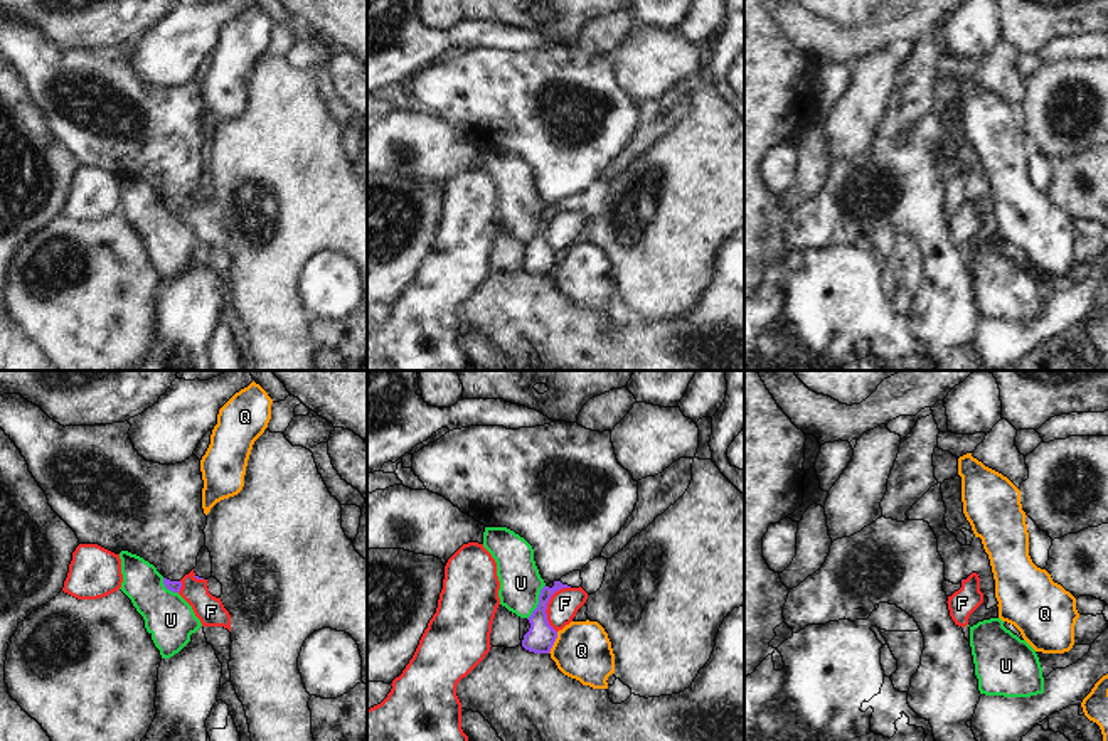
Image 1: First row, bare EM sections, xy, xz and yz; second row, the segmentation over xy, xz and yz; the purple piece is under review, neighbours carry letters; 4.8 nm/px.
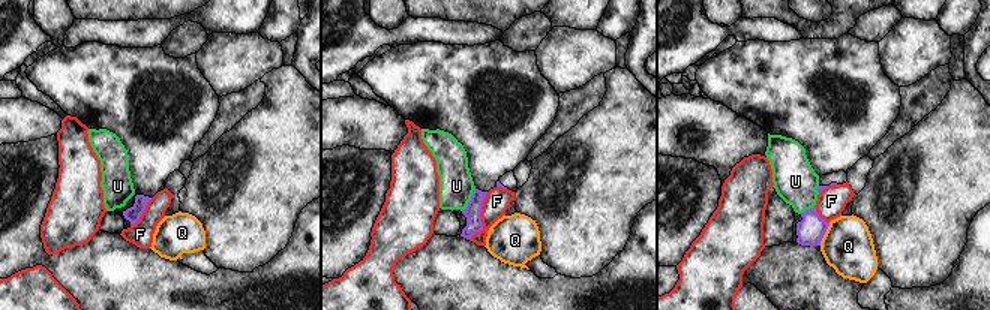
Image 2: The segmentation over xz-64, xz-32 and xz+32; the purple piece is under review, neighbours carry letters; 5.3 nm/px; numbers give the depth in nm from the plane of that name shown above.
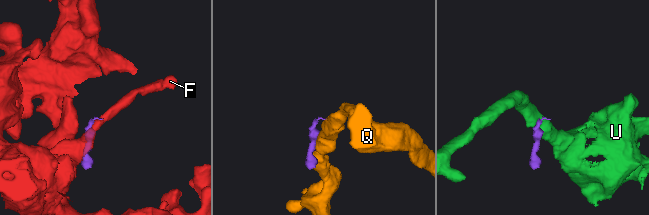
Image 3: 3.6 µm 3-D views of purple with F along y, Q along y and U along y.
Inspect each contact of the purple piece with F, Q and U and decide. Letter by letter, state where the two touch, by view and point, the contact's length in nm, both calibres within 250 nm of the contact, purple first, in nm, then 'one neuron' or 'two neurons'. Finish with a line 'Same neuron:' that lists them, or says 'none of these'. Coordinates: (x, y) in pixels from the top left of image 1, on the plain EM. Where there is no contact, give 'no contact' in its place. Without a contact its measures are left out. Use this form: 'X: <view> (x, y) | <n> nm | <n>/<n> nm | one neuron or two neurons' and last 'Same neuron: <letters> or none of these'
F: xz (546, 228) | 240 nm | 140/140 nm | two neurons
Q: xz (553, 265) | 120 nm | 140/280 nm | two neurons
U: xz (539, 224) | 190 nm | 140/200 nm | two neurons
Same neuron: none of these

